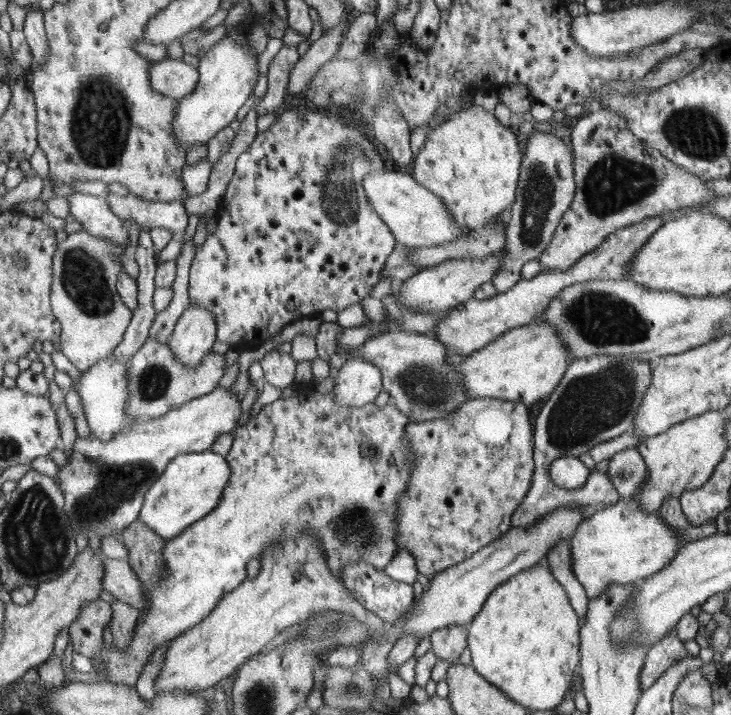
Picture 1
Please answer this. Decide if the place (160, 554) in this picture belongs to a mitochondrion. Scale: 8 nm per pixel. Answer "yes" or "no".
no

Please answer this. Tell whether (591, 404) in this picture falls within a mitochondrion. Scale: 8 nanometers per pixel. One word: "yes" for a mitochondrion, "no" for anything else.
yes

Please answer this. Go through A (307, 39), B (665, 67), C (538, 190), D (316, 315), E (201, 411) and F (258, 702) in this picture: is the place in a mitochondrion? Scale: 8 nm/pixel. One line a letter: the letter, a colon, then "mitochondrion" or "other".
A: other
B: other
C: mitochondrion
D: other
E: other
F: mitochondrion

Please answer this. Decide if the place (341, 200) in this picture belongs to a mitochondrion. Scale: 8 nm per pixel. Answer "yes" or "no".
yes

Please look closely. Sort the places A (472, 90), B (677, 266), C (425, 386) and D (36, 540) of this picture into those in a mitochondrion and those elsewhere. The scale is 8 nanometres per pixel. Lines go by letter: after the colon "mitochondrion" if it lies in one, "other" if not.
A: other
B: other
C: mitochondrion
D: mitochondrion

